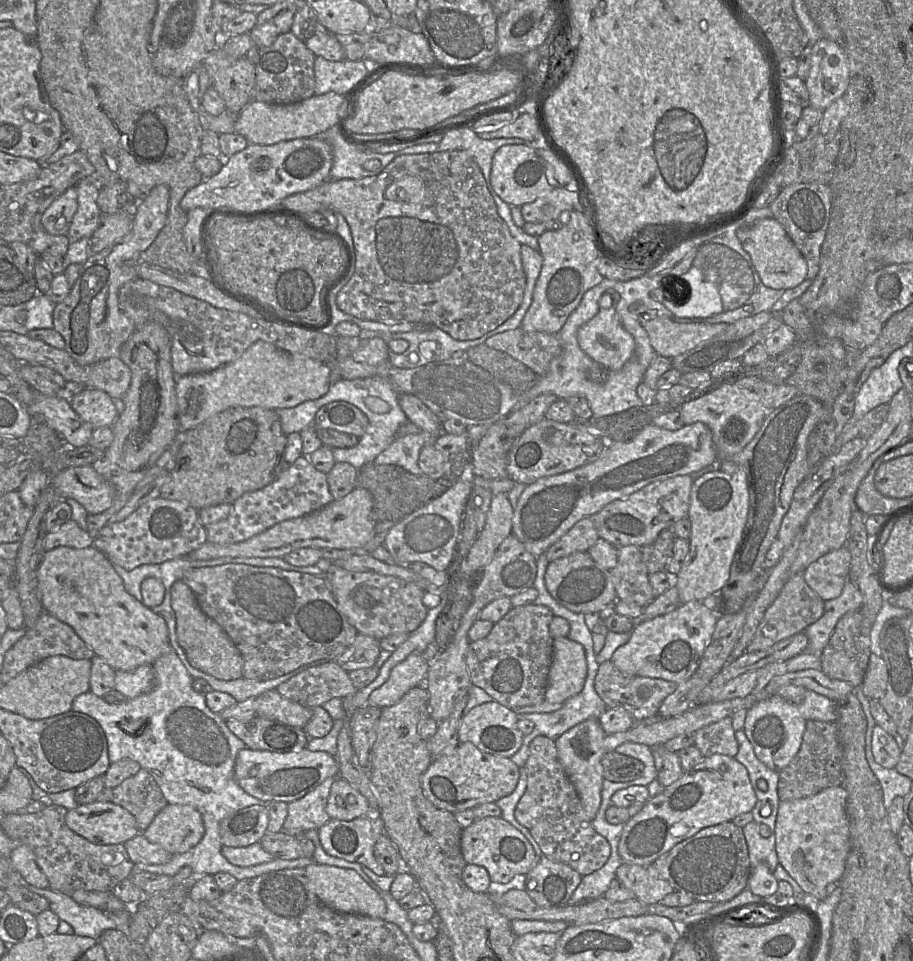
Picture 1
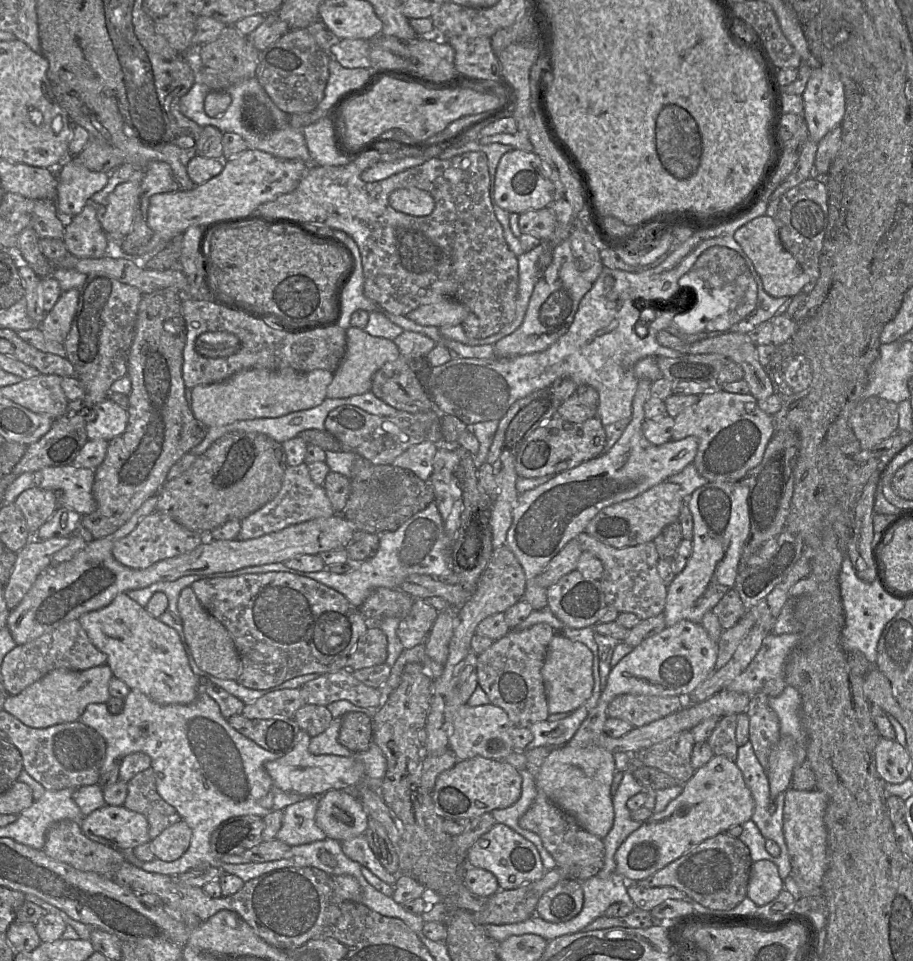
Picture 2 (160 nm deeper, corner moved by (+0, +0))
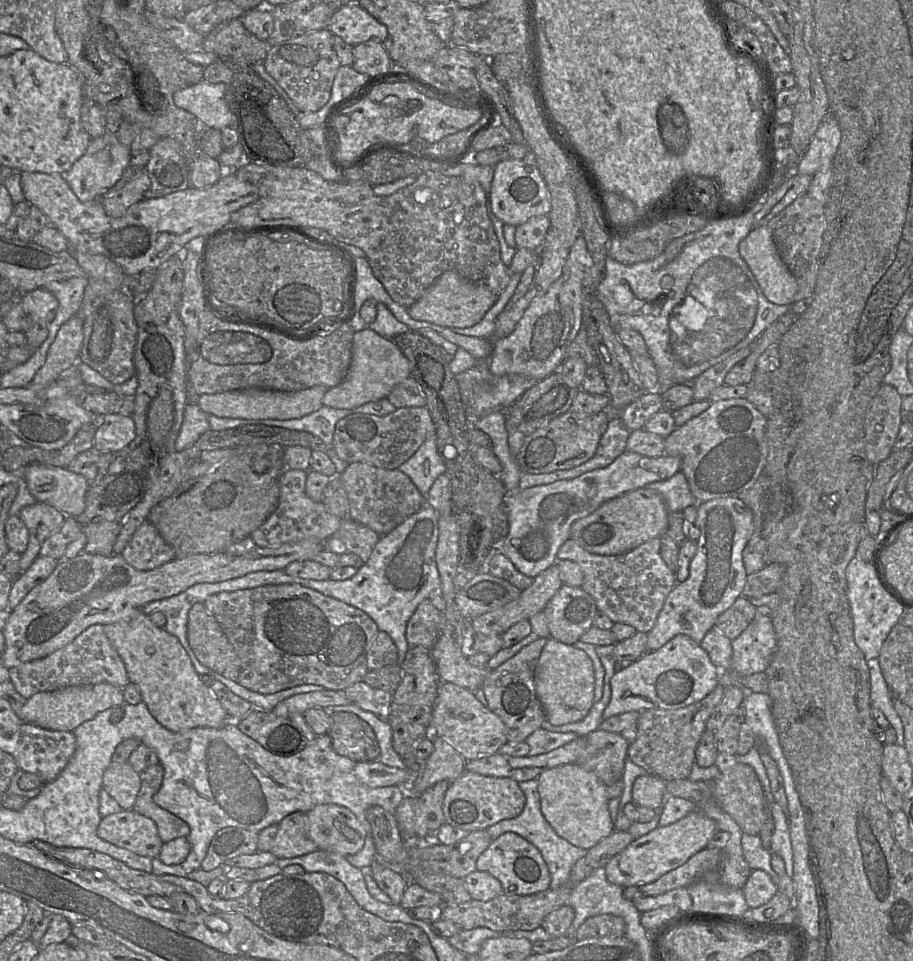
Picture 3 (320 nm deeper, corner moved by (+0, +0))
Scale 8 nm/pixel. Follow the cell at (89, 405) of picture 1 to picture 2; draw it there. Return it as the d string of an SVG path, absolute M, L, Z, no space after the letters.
M106 398L96 405L94 411L95 419L86 424L88 439L110 441L125 431L128 423L127 409Z

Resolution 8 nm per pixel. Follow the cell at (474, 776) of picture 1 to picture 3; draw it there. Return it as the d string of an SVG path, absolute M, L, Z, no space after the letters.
M464 771L451 781L445 792L442 810L445 822L465 831L487 829L493 824L521 814L526 796L517 781L507 777L484 776Z

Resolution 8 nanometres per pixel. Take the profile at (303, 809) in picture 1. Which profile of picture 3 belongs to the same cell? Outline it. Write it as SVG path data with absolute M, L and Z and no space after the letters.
M293 812L281 820L270 849L278 859L302 856L316 850L318 846L307 835L306 813Z

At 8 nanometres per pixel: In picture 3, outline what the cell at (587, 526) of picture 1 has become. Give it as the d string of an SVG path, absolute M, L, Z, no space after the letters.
M556 563L533 578L530 587L520 596L471 621L473 639L476 634L502 635L506 630L523 619L530 619L534 614L544 611L547 603L563 585Z

